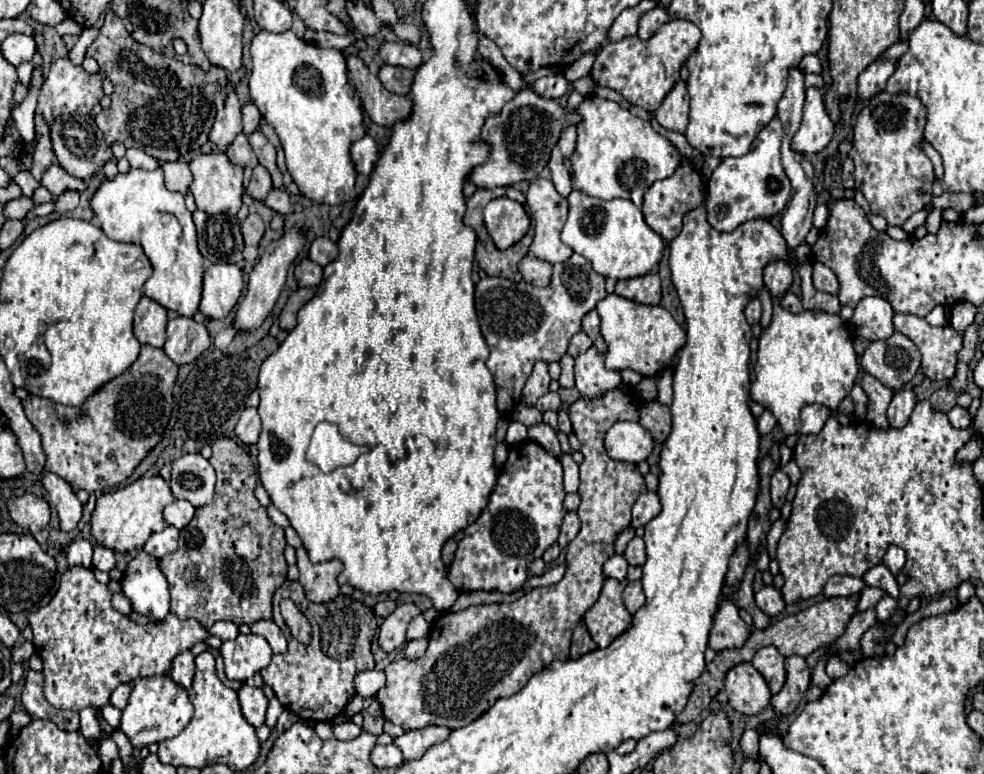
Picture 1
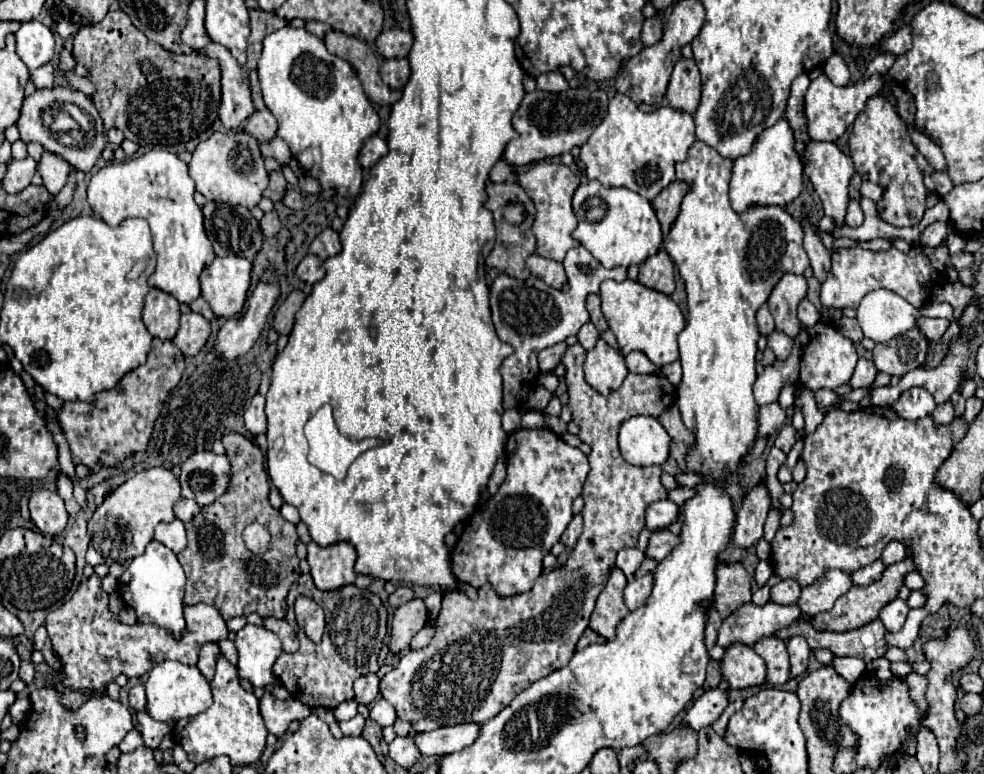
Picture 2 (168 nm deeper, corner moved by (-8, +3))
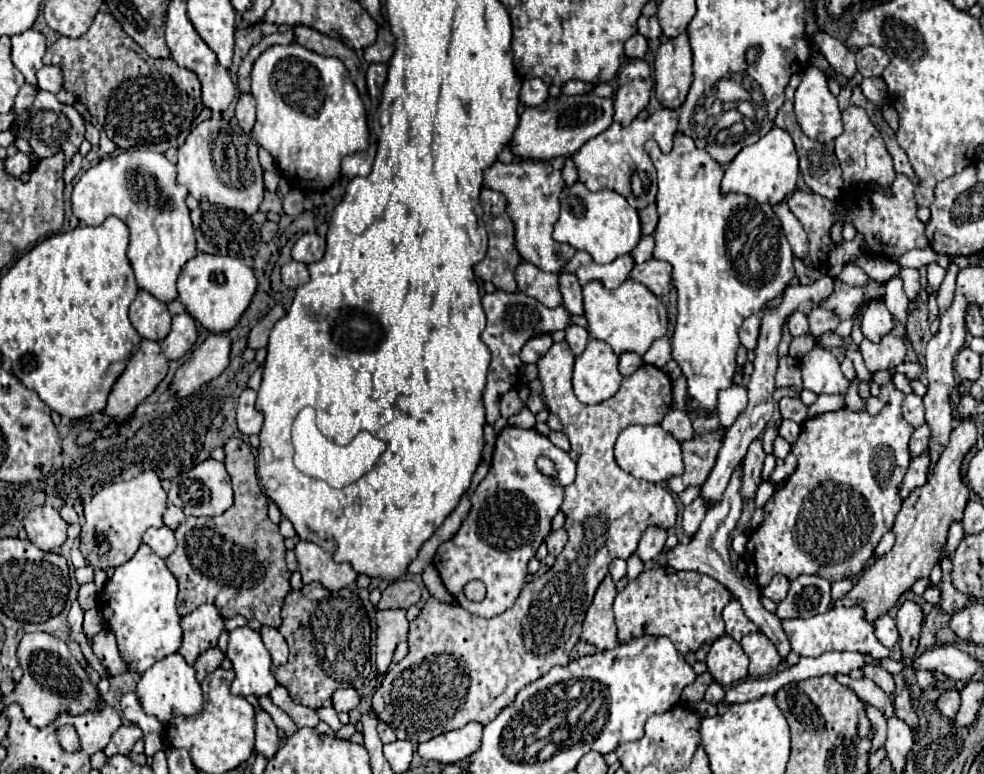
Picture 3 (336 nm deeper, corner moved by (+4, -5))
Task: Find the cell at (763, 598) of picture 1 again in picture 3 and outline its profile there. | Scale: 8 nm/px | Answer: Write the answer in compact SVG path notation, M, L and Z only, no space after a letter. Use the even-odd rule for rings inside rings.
M776 575L776 577L770 581L770 585L762 589L762 593L764 593L764 597L772 599L774 603L780 603L780 601L786 597L788 587L790 587L790 581L788 581L784 575Z

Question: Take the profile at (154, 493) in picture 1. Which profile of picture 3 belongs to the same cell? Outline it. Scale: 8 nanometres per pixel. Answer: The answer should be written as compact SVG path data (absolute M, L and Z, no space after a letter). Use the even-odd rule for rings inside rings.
M144 471L136 479L104 485L88 507L84 507L86 523L80 533L80 551L84 559L98 569L114 569L130 561L142 543L142 535L150 527L162 527L162 515L168 497L154 471Z

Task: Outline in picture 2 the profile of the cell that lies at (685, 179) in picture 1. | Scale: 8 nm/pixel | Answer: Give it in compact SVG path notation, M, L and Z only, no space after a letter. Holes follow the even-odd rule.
M674 181L672 185L668 185L668 189L664 189L654 201L652 201L652 207L658 215L658 221L662 225L662 233L668 235L672 223L676 221L676 215L680 211L680 201L684 199L684 193L688 191L690 187L686 183L680 183L680 181Z

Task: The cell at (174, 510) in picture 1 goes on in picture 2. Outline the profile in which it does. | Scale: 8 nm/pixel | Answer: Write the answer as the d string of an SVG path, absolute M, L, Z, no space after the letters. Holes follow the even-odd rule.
M180 499L174 507L174 515L184 523L190 521L192 517L196 517L196 513L200 513L200 505L192 499Z

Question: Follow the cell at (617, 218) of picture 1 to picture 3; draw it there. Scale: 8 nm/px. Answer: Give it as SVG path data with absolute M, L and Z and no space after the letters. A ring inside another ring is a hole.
M582 183L566 187L560 195L560 219L552 235L558 243L568 243L578 251L590 253L596 263L612 263L624 253L632 253L642 237L638 211L616 191L588 191Z

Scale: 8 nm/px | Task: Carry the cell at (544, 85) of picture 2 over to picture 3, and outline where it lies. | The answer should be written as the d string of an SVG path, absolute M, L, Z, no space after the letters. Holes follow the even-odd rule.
M526 79L520 89L520 101L528 107L540 105L548 97L548 87L540 79Z

